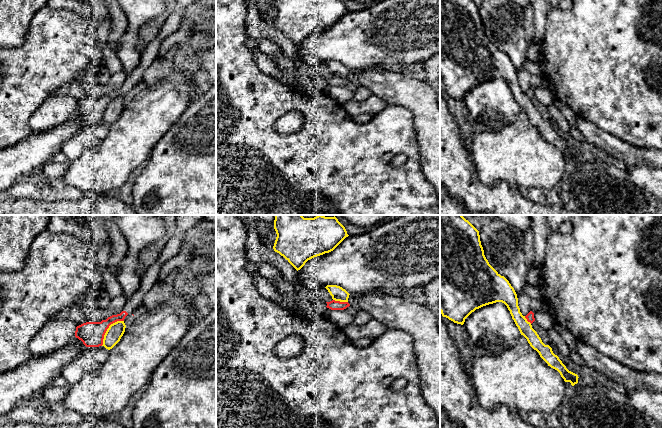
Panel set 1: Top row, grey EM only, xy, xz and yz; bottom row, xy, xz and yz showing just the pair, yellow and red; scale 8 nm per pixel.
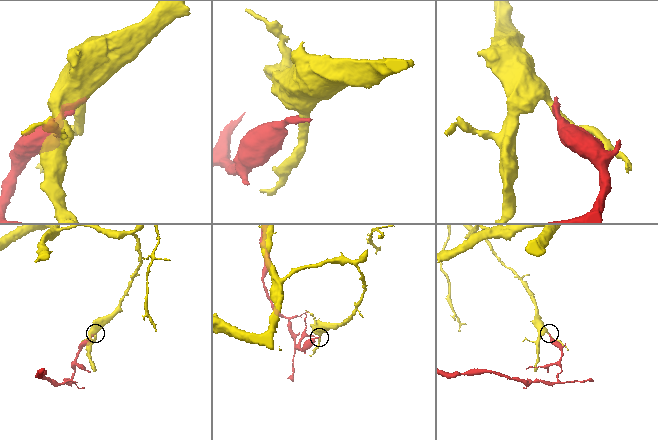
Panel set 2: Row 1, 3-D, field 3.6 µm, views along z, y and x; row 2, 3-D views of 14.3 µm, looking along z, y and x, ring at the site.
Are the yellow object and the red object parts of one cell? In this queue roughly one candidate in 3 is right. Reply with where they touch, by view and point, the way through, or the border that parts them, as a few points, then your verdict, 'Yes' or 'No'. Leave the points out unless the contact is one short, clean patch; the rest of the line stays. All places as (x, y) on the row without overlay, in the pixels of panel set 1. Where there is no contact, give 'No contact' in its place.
Touches yellow at xy (107, 105). Boundary: xy (123, 96), (117, 96), (109, 102), (101, 121). No

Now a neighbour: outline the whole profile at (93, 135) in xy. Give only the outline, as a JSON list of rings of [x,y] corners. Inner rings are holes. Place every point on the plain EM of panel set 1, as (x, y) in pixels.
[[[104,122],[90,123],[76,135],[67,139],[61,151],[66,155],[68,163],[76,160],[86,150],[100,145],[109,131],[109,126]]]

